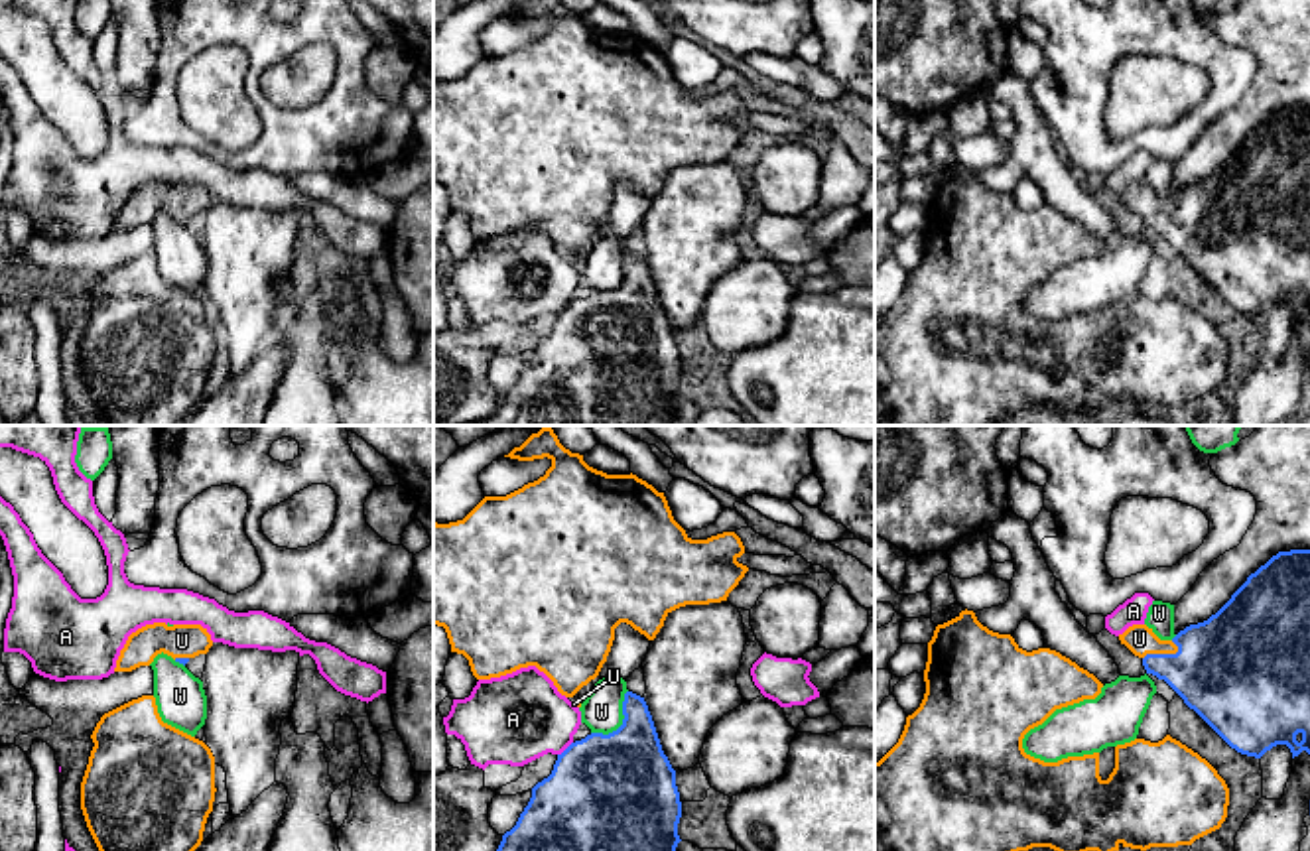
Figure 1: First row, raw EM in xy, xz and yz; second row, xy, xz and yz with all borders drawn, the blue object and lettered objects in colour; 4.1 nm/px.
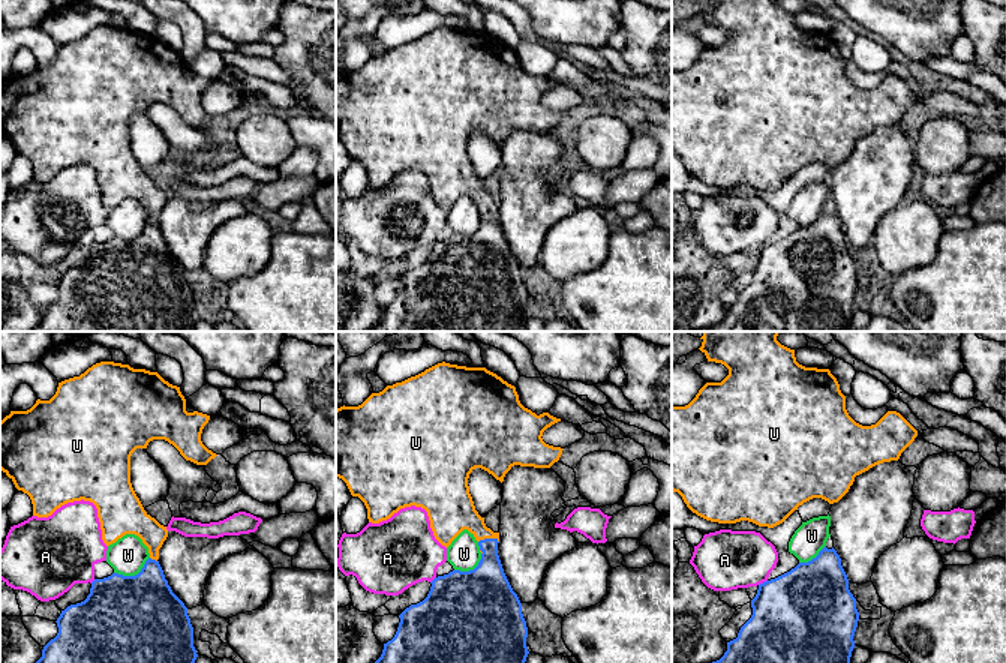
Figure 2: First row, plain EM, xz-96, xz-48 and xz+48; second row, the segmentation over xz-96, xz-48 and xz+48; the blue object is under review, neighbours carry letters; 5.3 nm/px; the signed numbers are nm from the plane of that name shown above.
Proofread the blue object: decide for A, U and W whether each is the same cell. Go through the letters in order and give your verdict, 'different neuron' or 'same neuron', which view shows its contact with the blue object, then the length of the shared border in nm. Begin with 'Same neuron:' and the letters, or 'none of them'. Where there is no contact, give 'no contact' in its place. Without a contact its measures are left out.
Same neuron: U
A: different neuron; contact in xz; length 90 nm
U: same neuron; contact in yz; length 160 nm
W: different neuron; contact in xz; length 240 nm

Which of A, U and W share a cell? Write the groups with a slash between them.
A / U / W

